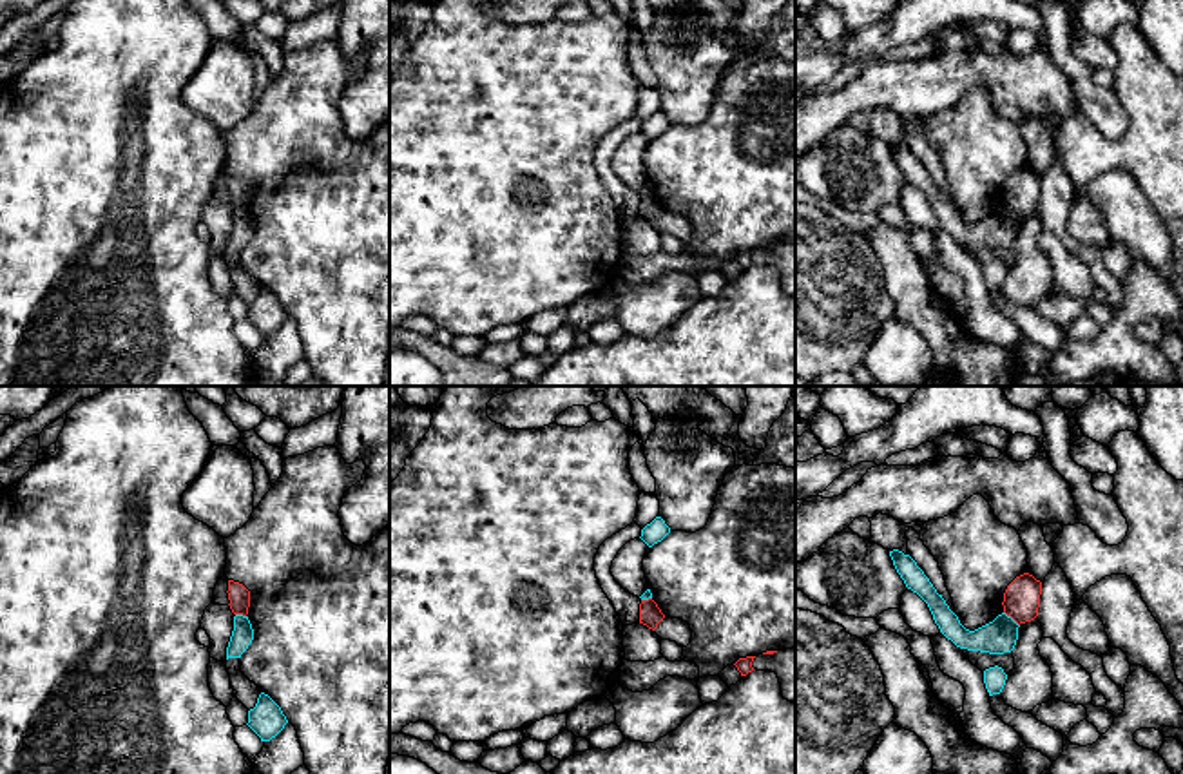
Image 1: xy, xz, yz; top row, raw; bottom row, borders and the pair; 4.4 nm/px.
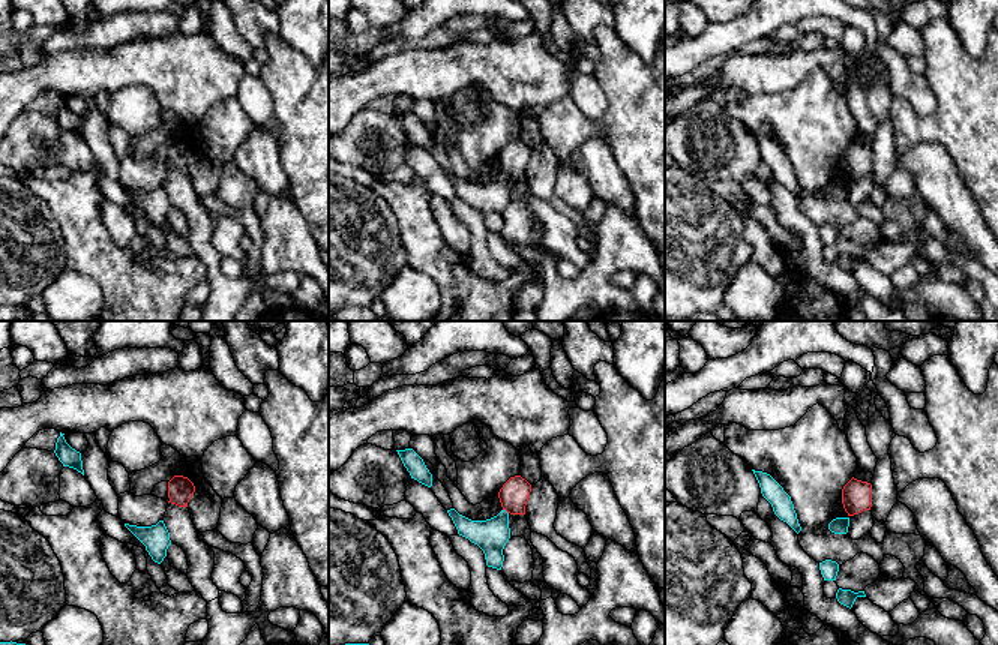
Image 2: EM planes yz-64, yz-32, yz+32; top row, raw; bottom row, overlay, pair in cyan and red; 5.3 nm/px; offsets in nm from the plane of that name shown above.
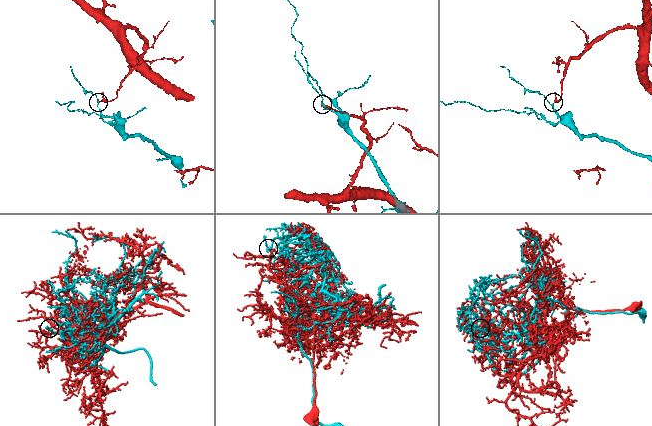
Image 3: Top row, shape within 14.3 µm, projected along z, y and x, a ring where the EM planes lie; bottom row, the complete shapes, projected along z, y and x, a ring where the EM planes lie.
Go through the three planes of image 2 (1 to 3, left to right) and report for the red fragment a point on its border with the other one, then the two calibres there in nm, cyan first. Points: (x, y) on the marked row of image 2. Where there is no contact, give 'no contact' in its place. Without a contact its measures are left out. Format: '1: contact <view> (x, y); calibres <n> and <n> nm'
1: no contact
2: contact yz-32 (506, 512); calibres 180 and 160 nm
3: no contact

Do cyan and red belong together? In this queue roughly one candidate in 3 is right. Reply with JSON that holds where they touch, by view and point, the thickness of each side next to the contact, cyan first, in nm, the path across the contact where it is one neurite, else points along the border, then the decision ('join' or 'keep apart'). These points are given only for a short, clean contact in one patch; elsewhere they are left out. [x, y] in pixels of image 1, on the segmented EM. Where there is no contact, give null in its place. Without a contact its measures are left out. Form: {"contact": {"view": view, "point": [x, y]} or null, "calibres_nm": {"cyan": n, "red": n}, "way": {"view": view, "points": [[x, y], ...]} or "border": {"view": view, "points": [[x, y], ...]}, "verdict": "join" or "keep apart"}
{"contact": {"view": "yz", "point": [1011, 619]}, "calibres_nm": {"cyan": 150, "red": 160}, "border": {"view": "yz", "points": [[1004, 611], [1019, 626]]}, "verdict": "keep apart"}

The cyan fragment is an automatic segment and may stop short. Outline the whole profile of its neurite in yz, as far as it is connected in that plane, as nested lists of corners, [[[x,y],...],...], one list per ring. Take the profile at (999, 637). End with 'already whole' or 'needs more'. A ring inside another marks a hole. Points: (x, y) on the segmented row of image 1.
[[[893,549],[890,556],[906,587],[928,604],[940,633],[957,647],[989,654],[1004,654],[1015,649],[1020,625],[1011,616],[1002,613],[993,622],[969,631],[960,624],[958,616],[949,609],[942,595],[937,593],[929,578],[909,555]]] | already whole

